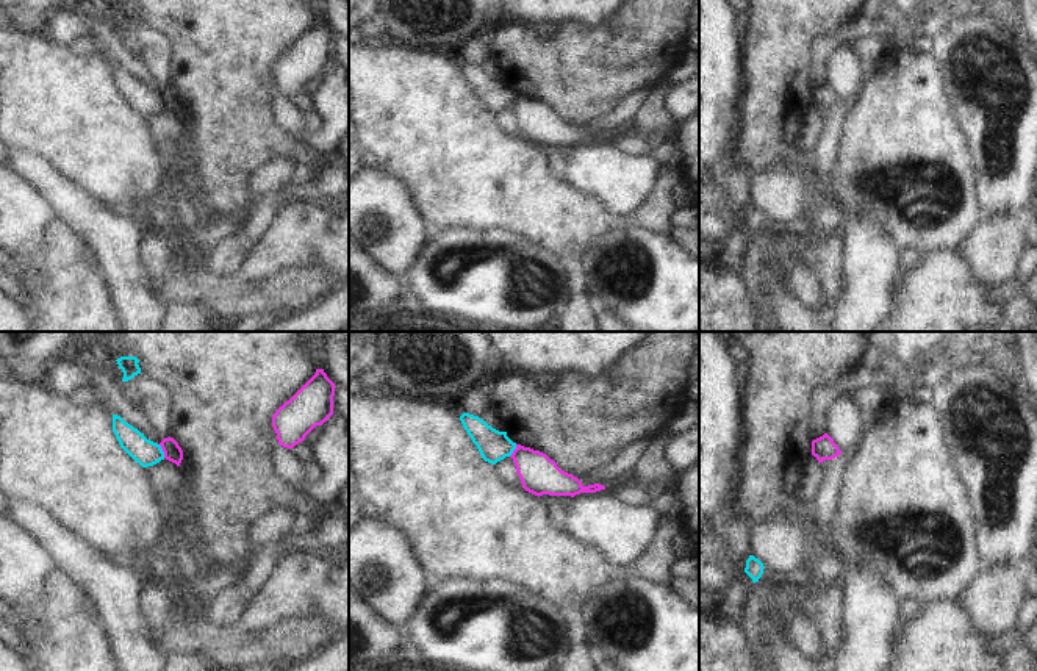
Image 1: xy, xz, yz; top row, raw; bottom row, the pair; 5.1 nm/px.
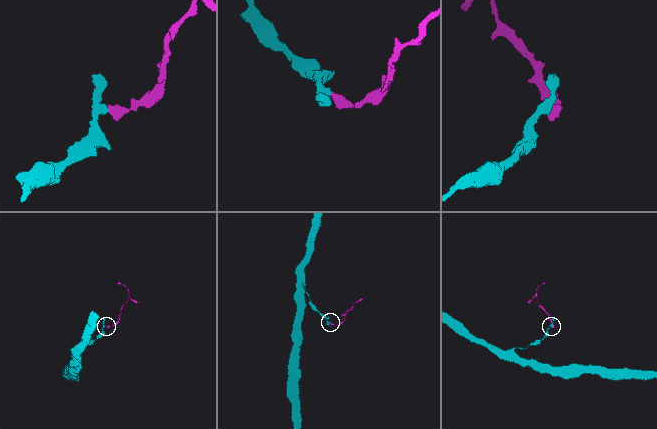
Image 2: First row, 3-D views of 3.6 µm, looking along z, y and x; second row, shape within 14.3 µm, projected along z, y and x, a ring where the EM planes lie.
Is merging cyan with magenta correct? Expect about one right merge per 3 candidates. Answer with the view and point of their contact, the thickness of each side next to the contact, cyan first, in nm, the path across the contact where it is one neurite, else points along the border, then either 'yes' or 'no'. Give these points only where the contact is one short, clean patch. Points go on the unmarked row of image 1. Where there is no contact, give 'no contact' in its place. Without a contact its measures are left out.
contact xy (161, 100); calibres 140 and 90 nm; border xy (158, 94), (165, 107); no

